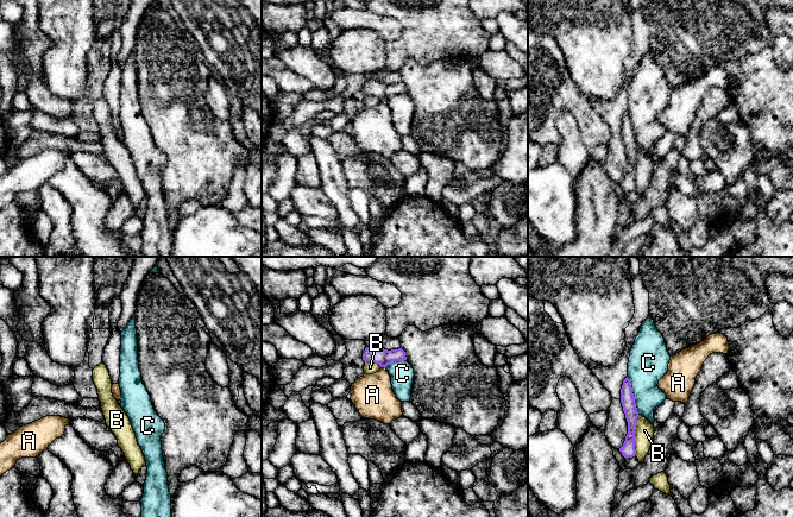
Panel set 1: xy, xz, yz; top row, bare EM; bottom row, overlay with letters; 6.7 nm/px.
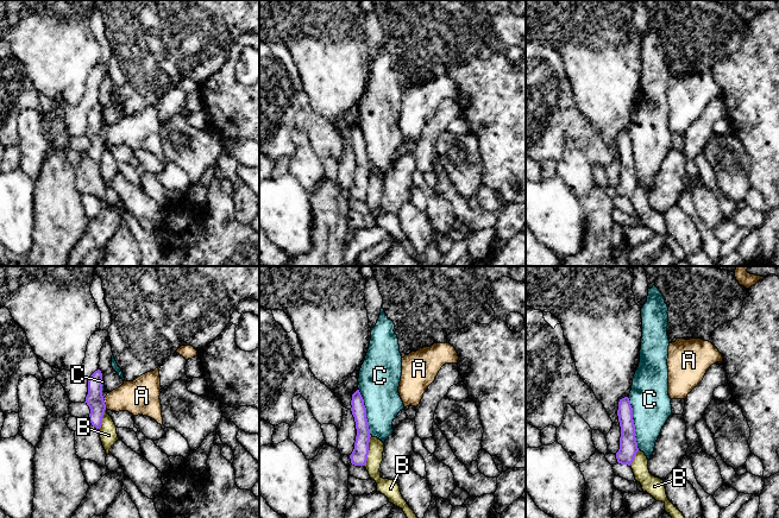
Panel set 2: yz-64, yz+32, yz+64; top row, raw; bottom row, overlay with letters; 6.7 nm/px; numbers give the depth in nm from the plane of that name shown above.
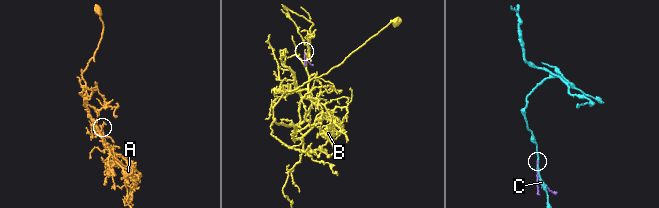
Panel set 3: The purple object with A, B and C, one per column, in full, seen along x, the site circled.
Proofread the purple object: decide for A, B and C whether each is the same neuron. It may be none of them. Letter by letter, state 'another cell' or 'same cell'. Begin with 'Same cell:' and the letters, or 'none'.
Same cell: none
A: another cell
B: another cell
C: another cell

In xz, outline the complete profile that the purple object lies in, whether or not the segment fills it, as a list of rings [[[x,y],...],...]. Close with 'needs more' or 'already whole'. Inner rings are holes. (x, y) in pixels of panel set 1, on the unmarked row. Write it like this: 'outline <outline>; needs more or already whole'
outline [[[366,81],[363,87],[363,94],[378,97],[380,101],[386,101],[392,95],[407,94],[405,86],[402,82],[398,83],[384,83],[377,81]]]; already whole

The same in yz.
outline [[[628,111],[623,114],[623,119],[621,122],[621,137],[628,156],[628,168],[625,170],[623,179],[619,182],[619,185],[624,191],[632,191],[636,189],[635,164],[637,158],[638,145],[636,141],[631,116]]]; already whole

